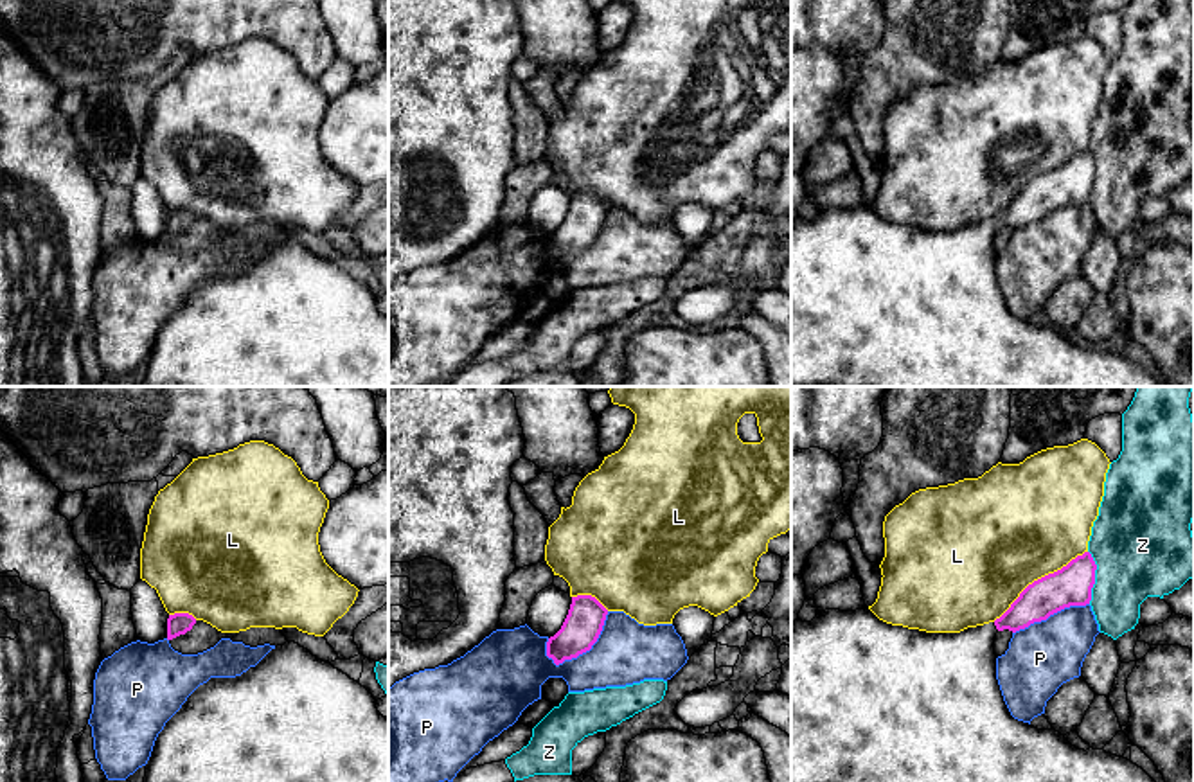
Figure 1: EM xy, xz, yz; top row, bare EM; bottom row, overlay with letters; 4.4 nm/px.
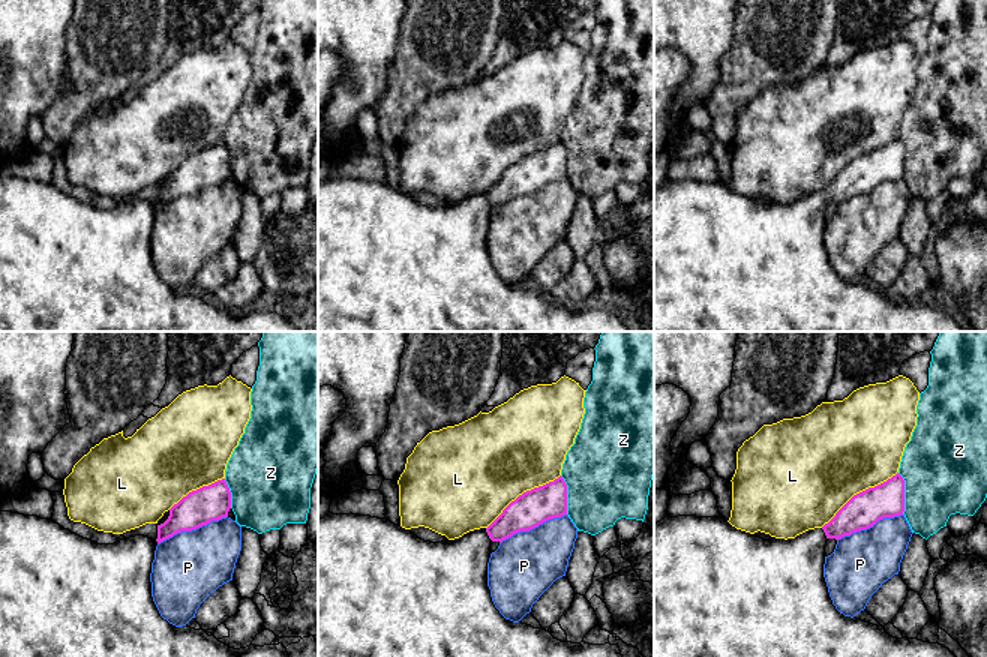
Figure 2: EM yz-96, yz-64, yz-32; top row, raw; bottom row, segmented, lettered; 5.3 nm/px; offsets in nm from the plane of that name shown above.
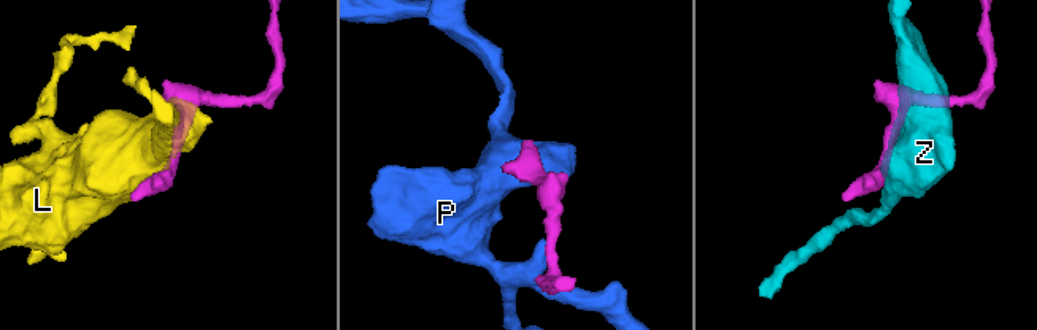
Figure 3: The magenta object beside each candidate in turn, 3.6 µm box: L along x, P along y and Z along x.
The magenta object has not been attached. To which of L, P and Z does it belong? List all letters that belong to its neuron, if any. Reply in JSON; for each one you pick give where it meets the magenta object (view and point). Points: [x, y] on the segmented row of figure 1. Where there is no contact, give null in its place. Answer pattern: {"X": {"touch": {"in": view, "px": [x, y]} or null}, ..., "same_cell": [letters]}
{"same_cell": []}

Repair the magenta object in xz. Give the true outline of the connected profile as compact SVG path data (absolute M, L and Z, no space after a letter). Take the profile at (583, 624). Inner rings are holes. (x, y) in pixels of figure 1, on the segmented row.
M572 597L561 629L547 642L547 656L559 665L590 651L602 631L606 615L608 609L595 597Z

